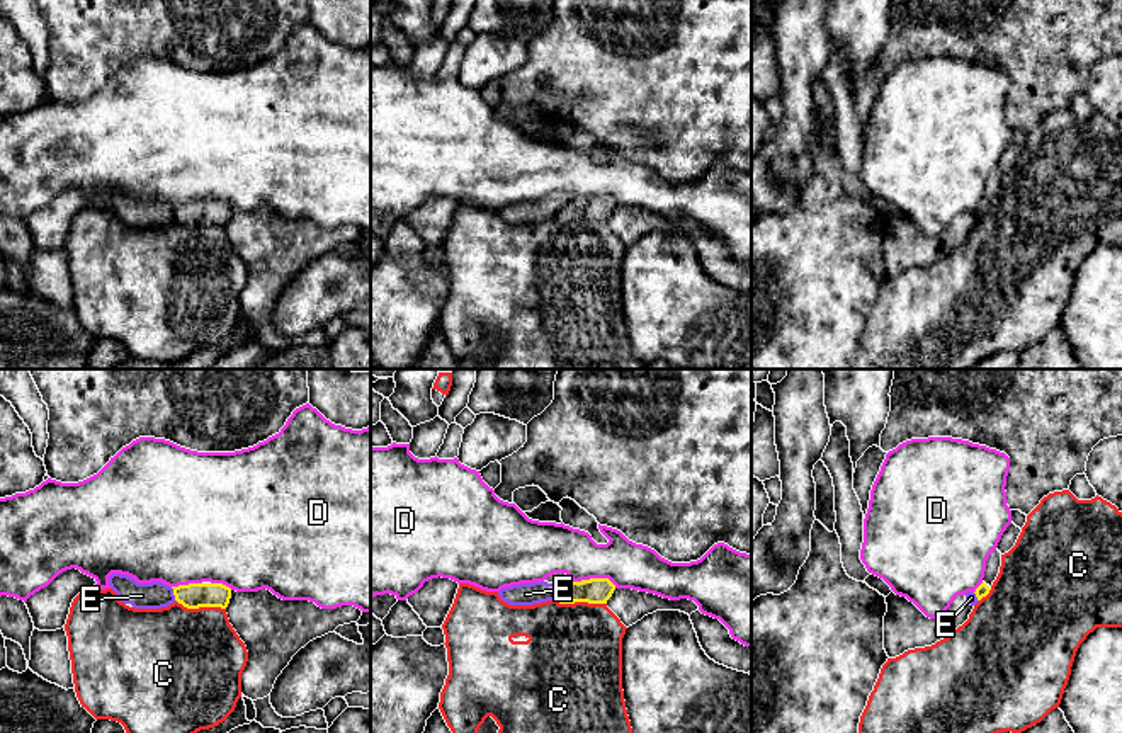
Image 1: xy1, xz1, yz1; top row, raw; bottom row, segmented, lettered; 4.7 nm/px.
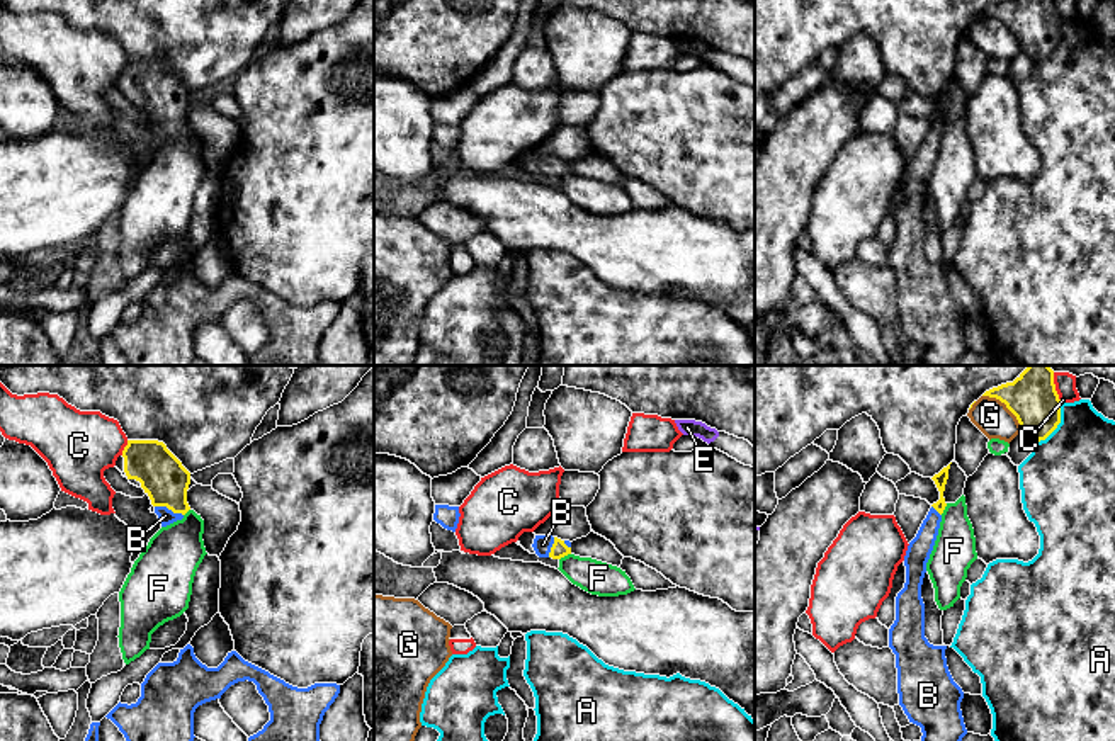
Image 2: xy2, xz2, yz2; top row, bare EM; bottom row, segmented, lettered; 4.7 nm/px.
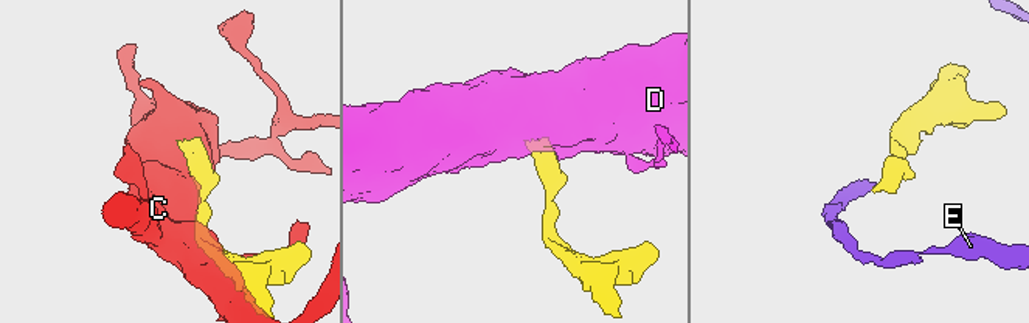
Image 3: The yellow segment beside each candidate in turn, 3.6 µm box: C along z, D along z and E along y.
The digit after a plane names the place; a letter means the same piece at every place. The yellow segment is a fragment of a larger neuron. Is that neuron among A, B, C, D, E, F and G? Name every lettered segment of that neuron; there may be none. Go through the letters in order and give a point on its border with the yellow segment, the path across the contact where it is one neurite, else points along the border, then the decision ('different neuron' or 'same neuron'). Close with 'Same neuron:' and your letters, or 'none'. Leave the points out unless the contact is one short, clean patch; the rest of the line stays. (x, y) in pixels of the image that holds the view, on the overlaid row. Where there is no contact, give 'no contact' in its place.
A: contact yz2 (1058, 424); different neuron
B: contact xy2 (169, 509); way xy2 (162, 476), (167, 481), (169, 509), (165, 515); same neuron
C: contact xz1 (580, 601); different neuron
D: contact xz1 (594, 579); border xz1 (572, 580), (607, 579), (616, 587); different neuron
E: contact xy1 (174, 594); border xy1 (170, 587), (177, 601); different neuron
F: contact xz2 (565, 554); different neuron
G: contact yz2 (1005, 403); different neuron
Same neuron: B

